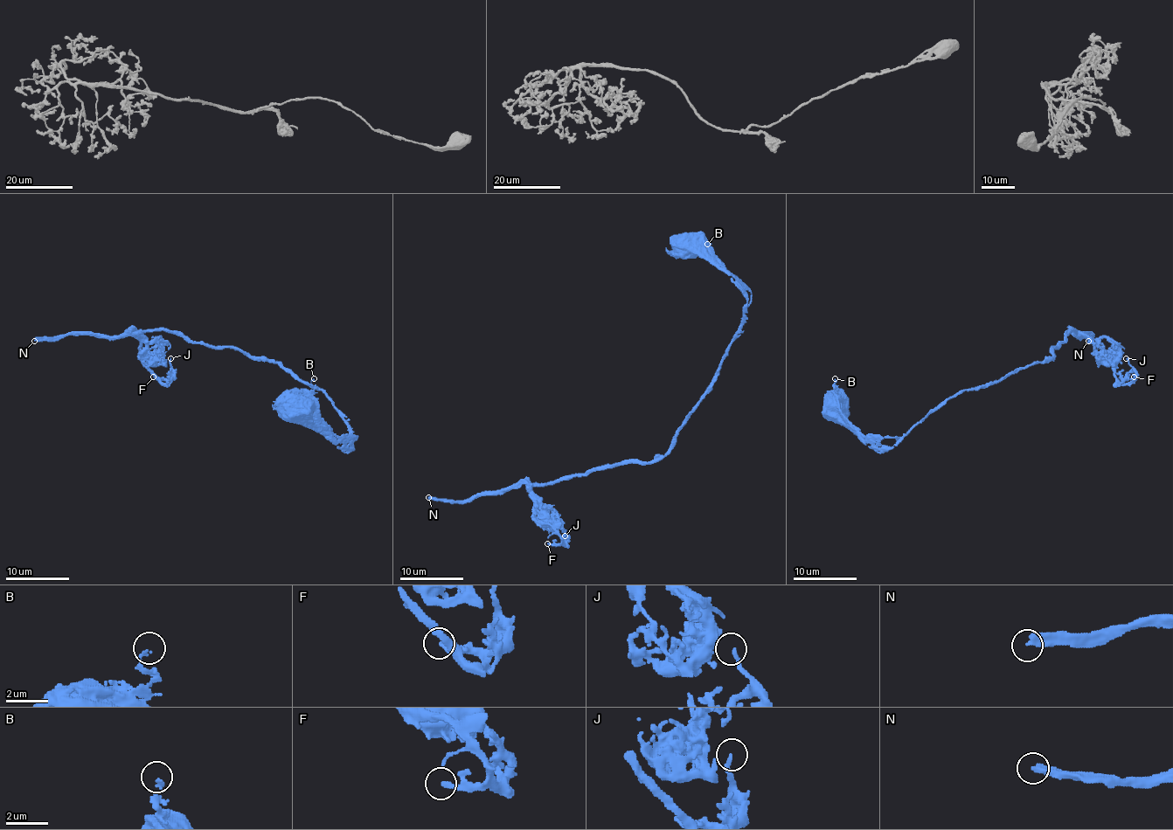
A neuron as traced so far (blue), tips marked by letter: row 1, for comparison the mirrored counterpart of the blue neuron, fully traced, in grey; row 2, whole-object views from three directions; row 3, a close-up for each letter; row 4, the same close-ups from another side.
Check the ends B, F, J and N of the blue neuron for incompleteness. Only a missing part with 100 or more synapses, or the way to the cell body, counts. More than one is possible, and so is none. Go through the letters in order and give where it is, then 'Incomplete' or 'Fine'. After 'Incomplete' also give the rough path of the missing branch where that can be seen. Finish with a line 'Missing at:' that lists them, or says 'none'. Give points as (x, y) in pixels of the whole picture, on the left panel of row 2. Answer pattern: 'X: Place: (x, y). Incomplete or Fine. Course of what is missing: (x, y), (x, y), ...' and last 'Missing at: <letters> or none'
B: Place: (314, 378). Fine
F: Place: (153, 376). Fine
J: Place: (170, 358). Fine
N: Place: (34, 341). Incomplete
Missing at: N

